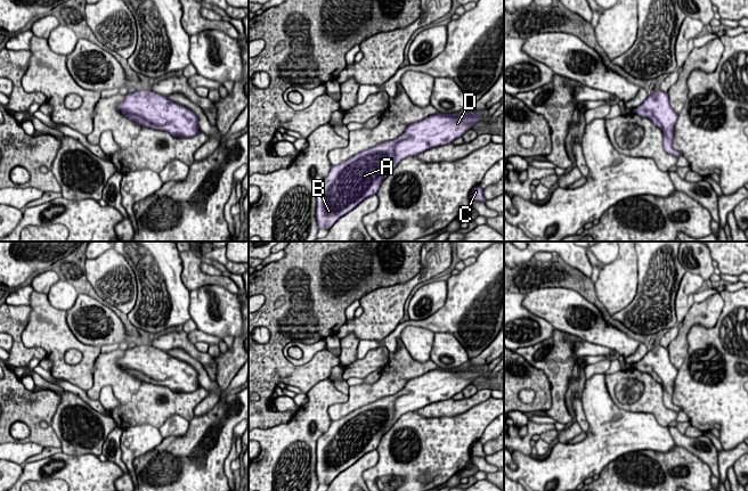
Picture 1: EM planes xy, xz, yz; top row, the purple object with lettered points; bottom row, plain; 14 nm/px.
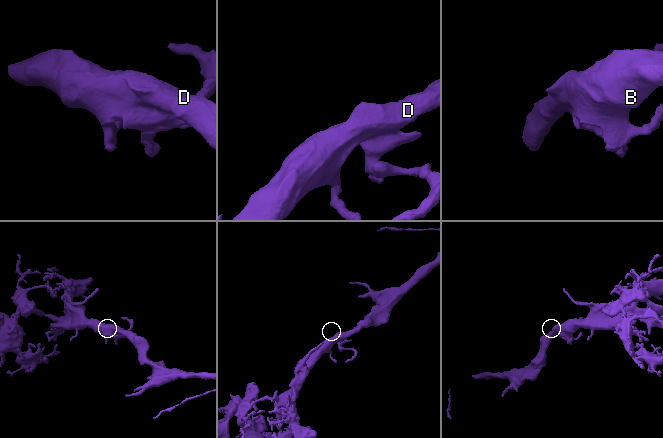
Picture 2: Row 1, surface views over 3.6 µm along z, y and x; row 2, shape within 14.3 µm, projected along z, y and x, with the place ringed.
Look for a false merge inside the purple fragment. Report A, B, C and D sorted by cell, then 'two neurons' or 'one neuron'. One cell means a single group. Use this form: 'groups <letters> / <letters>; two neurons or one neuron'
groups A B C D; one neuron

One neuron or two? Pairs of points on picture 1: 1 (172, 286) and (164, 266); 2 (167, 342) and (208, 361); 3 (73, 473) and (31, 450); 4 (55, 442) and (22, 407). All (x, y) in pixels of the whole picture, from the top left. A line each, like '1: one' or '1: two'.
1: one
2: one
3: two
4: one

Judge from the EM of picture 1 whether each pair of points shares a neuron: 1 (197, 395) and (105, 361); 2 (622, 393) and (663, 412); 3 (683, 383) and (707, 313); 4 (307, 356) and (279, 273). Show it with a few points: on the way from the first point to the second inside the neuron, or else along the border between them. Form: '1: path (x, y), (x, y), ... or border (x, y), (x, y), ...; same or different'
1: path (173, 403), (145, 403), (125, 385); same
2: path (632, 398), (647, 398), (652, 403); same
3: border (723, 309), (712, 327), (691, 327), (688, 349); different
4: border (324, 338), (290, 342), (283, 356); different

